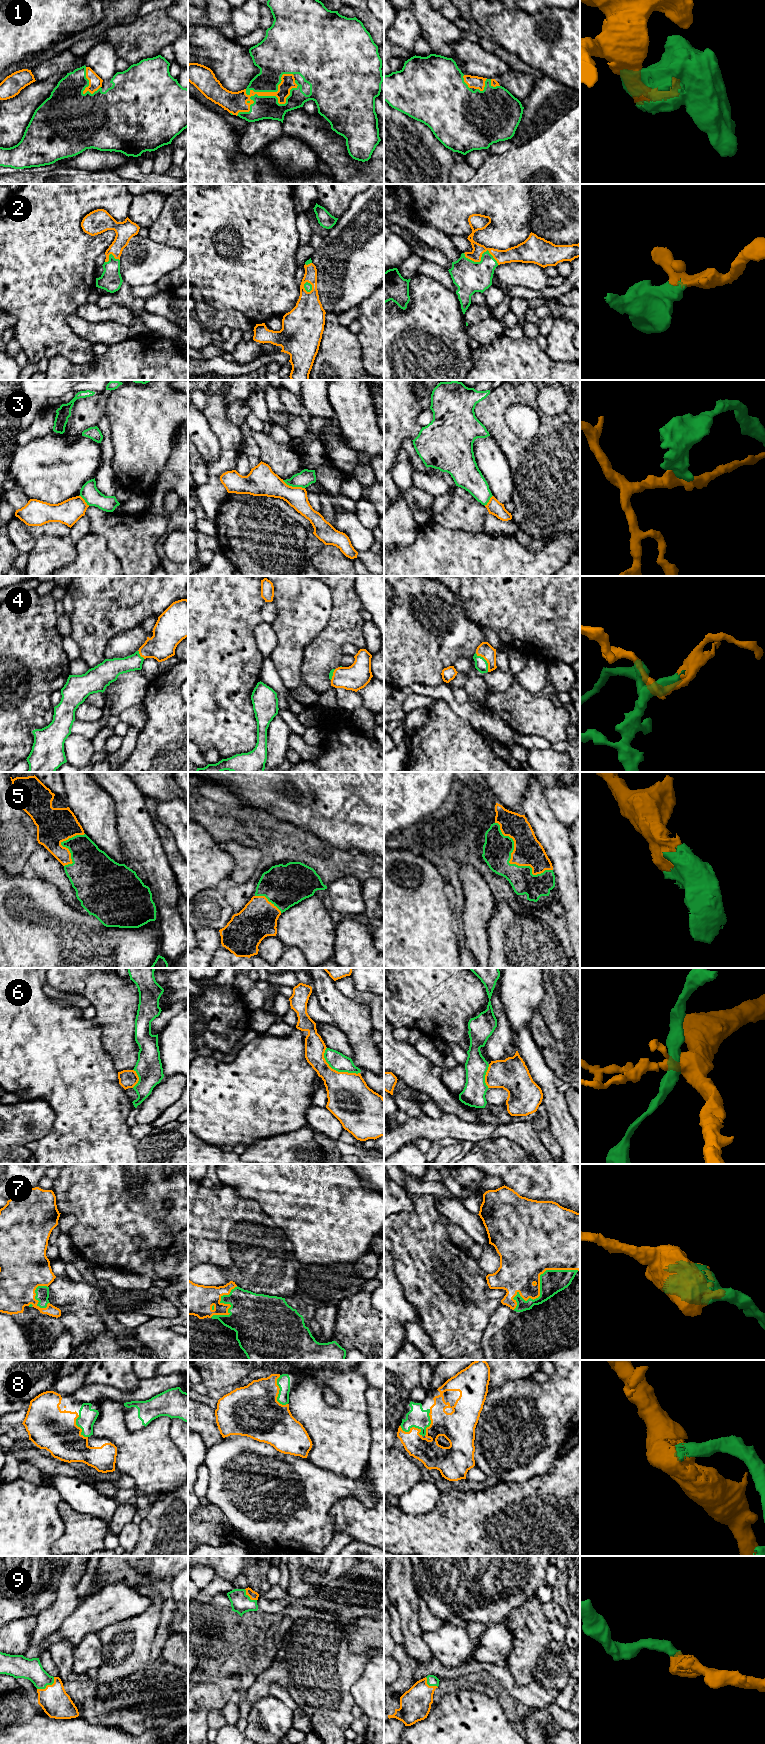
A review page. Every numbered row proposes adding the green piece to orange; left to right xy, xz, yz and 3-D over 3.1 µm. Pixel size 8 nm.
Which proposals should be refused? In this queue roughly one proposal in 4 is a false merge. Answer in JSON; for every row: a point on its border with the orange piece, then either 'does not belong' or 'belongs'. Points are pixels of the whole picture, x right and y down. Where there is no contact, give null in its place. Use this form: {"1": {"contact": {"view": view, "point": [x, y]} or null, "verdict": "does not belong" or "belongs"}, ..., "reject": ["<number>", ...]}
{"1": {"contact": {"view": "xz", "point": [263, 92]}, "verdict": "belongs"}, "2": {"contact": {"view": "yz", "point": [481, 256]}, "verdict": "belongs"}, "3": {"contact": {"view": "xz", "point": [293, 487]}, "verdict": "does not belong"}, "4": {"contact": {"view": "yz", "point": [486, 660]}, "verdict": "belongs"}, "5": {"contact": {"view": "yz", "point": [510, 863]}, "verdict": "belongs"}, "6": {"contact": {"view": "xz", "point": [335, 1070]}, "verdict": "does not belong"}, "7": {"contact": {"view": "yz", "point": [539, 1285]}, "verdict": "belongs"}, "8": {"contact": {"view": "xz", "point": [278, 1392]}, "verdict": "belongs"}, "9": {"contact": {"view": "xy", "point": [47, 1685]}, "verdict": "belongs"}, "reject": ["3", "6"]}

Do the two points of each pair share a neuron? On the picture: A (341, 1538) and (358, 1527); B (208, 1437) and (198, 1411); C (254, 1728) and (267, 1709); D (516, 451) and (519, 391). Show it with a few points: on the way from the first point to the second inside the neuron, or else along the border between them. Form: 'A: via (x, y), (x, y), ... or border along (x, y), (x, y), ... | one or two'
A: border along (334, 1533), (347, 1533), (353, 1540) | two
B: via (208, 1431), (206, 1425), (199, 1417) | one
C: via (256, 1723), (264, 1714) | one
D: via (502, 435), (499, 431), (499, 408), (503, 404) | one

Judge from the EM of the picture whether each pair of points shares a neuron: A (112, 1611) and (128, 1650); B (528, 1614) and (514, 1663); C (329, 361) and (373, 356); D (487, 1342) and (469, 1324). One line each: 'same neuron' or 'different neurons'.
A: different neurons
B: same neuron
C: different neurons
D: different neurons

